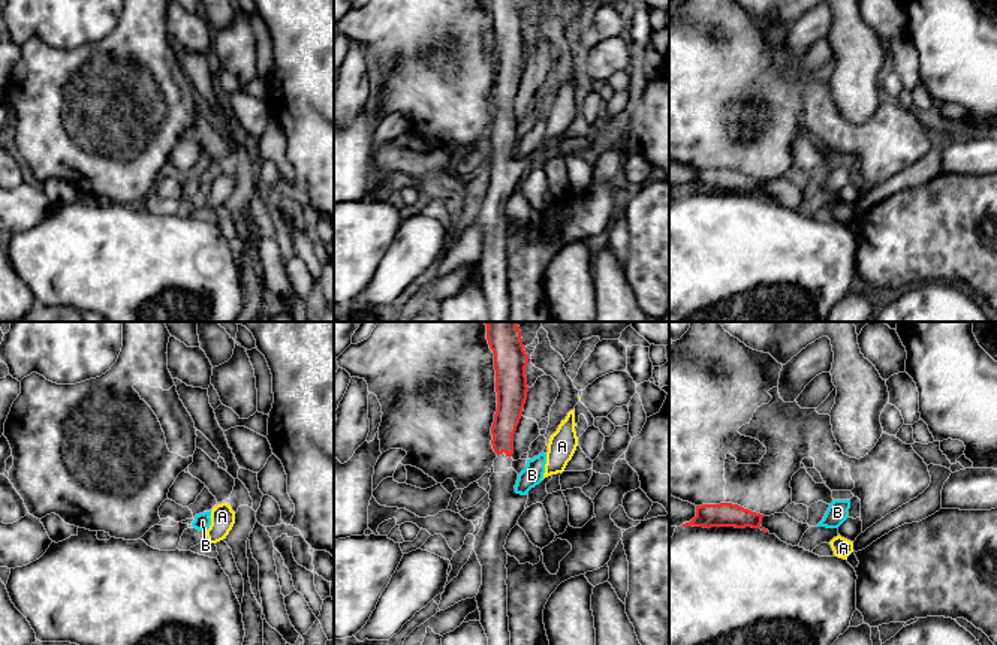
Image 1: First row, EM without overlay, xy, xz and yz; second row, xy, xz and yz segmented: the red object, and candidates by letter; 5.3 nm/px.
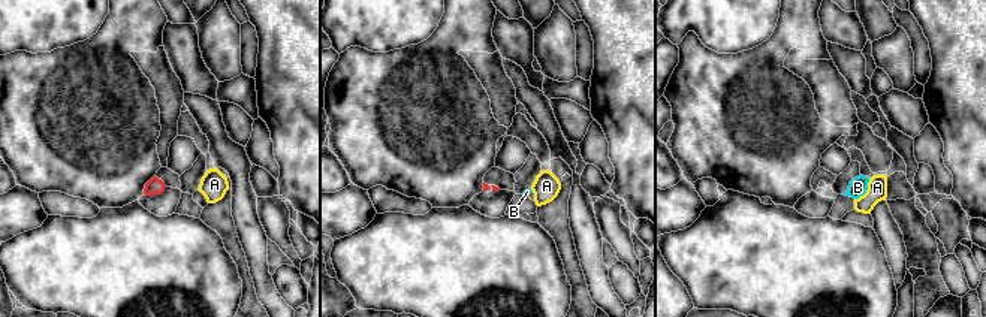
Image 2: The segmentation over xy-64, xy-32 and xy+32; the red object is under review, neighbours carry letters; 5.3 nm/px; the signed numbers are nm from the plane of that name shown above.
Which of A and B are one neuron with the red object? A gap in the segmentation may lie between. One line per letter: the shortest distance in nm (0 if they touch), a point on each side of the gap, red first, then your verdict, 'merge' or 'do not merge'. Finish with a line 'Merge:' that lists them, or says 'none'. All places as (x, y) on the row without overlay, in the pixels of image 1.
A: 180 nm apart; from red across xz (512, 117), (547, 117); do not merge
B: 90 nm apart; from red across xz (512, 117), (527, 124); do not merge
Merge: none

